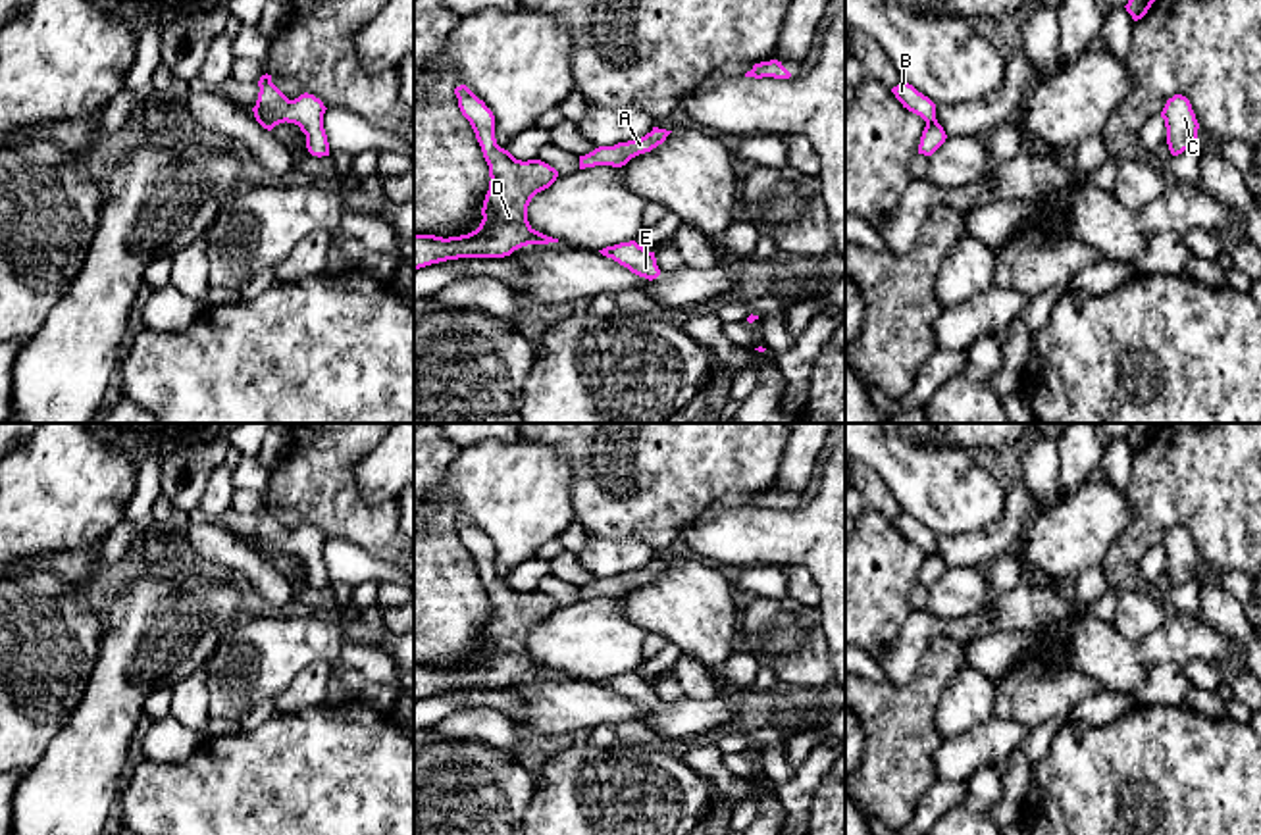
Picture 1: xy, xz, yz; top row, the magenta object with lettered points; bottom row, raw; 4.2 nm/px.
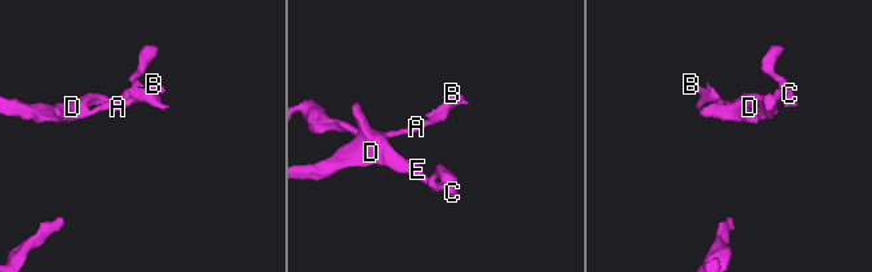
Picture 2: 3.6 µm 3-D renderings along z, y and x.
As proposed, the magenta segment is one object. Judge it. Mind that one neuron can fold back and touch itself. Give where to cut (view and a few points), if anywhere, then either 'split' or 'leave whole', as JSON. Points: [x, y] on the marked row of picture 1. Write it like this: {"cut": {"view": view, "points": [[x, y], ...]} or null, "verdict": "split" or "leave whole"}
{"cut": null, "verdict": "leave whole"}

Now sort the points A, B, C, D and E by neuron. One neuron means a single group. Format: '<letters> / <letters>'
A B C D E

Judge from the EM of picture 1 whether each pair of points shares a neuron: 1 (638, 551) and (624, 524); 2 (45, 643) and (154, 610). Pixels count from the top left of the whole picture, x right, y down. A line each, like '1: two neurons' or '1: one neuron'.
1: two neurons
2: two neurons

